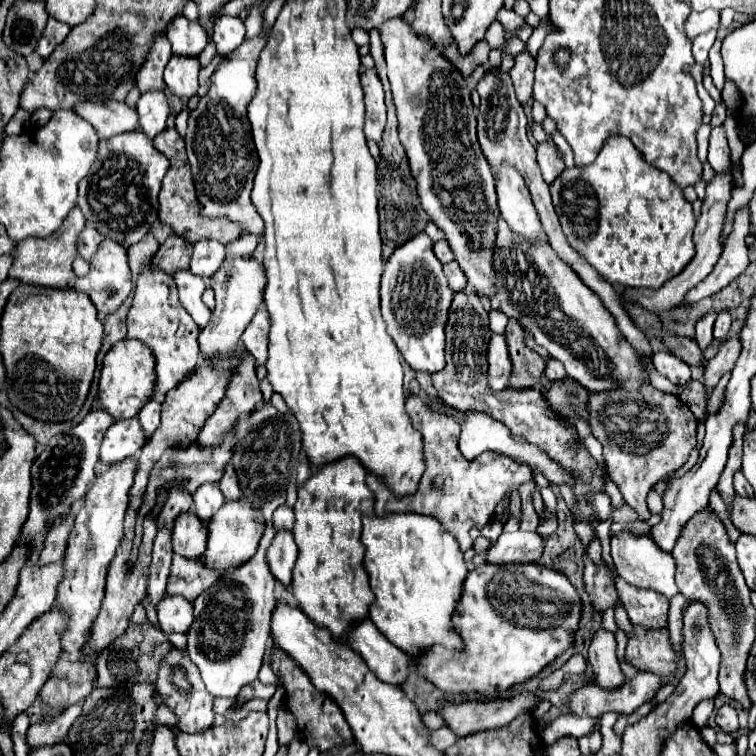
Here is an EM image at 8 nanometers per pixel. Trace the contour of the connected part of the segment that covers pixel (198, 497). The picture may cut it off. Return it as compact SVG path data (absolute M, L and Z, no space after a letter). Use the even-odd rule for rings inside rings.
M203 484L203 486L199 486L197 492L193 494L193 500L195 500L193 510L199 516L199 520L205 522L205 524L211 520L211 516L225 502L225 498L223 498L223 494L219 490L219 484Z

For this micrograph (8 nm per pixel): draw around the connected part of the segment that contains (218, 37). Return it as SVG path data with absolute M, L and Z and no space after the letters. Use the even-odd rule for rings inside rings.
M219 16L213 26L213 42L221 56L231 54L245 40L245 26L241 18Z

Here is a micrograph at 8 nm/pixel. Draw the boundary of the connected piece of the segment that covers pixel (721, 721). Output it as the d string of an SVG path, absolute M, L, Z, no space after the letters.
M723 704L723 706L719 708L719 712L717 712L715 722L717 722L717 724L721 726L721 730L725 730L725 732L733 732L733 730L737 730L737 728L739 728L737 710L735 710L733 706L729 706L729 704Z

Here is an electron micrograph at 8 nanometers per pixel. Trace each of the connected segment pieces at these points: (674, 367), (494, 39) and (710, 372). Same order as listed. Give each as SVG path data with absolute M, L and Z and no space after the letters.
M657 352L653 354L651 362L653 362L653 368L665 378L669 378L673 384L691 380L691 368L671 352Z
M495 20L486 32L485 40L487 41L491 49L496 49L503 44L504 35L504 27L497 20Z
M737 334L737 336L733 336L733 338L725 340L725 342L721 344L717 356L707 362L707 366L705 366L705 380L707 380L705 386L707 386L707 392L709 392L709 394L711 394L713 388L717 386L719 378L721 378L725 372L731 372L731 370L733 370L739 354L741 354L741 338L739 338L739 334Z

